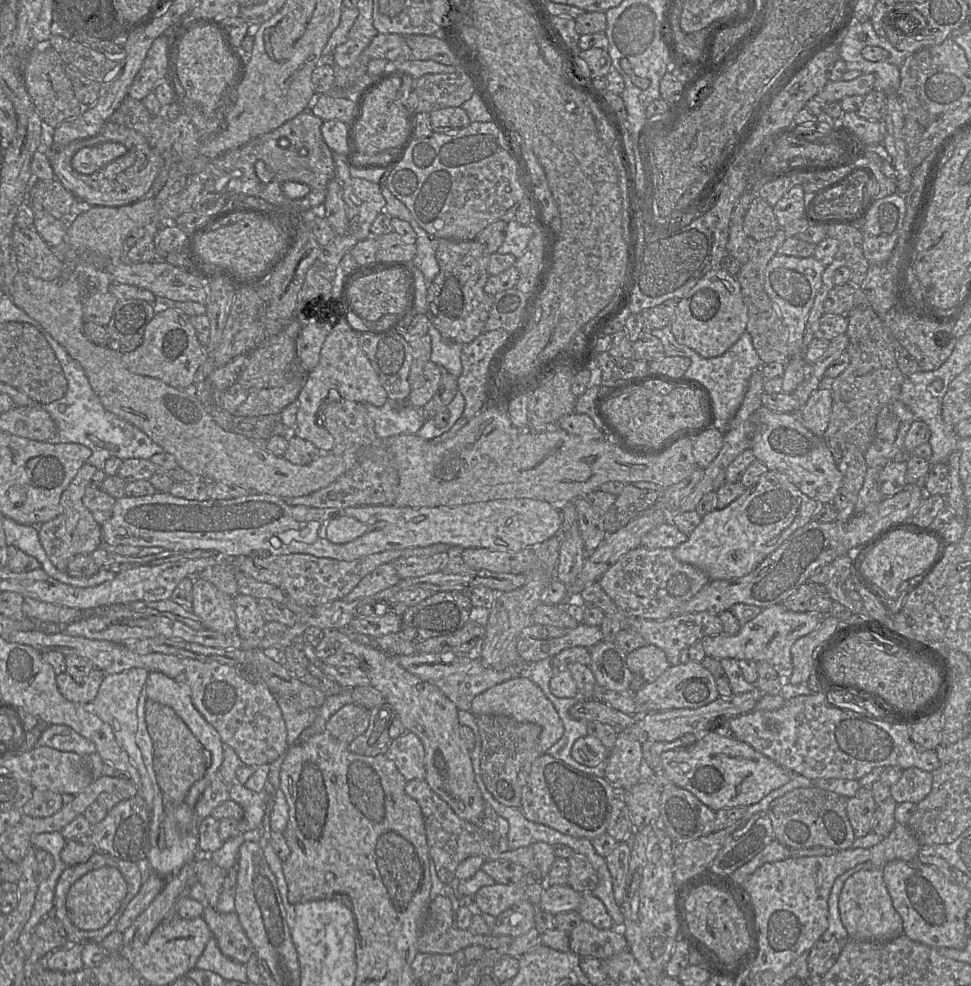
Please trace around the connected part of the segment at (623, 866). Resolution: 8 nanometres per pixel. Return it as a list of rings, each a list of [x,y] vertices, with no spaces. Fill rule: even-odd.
[[[622,841],[619,842],[616,848],[605,858],[612,878],[615,901],[620,907],[622,907],[625,898],[630,853],[630,842]]]

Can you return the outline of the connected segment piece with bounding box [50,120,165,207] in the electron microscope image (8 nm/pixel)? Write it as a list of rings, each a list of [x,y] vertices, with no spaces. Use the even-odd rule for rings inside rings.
[[[110,120],[106,122],[105,125],[101,128],[100,132],[93,137],[74,141],[64,148],[51,149],[50,160],[55,178],[79,201],[86,202],[91,206],[107,207],[125,206],[144,198],[145,194],[149,191],[165,164],[164,158],[150,146],[149,142],[142,134],[124,125],[114,123]],[[106,142],[123,144],[127,148],[127,152],[123,156],[113,160],[112,162],[108,163],[103,168],[92,174],[81,174],[73,169],[72,158],[80,149],[84,147],[100,145]]]

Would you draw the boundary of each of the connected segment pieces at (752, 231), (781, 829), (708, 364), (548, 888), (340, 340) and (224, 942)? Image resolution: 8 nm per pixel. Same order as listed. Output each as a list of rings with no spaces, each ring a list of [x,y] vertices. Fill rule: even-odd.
[[[755,196],[743,219],[746,235],[752,241],[762,241],[773,237],[779,228],[773,207],[760,196]]]
[[[818,787],[798,788],[773,800],[768,814],[775,839],[791,850],[814,847],[842,851],[851,848],[856,838],[846,811],[847,798]]]
[[[669,325],[662,329],[654,329],[650,333],[662,342],[665,356],[681,356],[690,359],[690,366],[683,376],[695,379],[707,388],[714,403],[715,428],[725,432],[730,420],[742,404],[751,375],[763,366],[753,346],[751,335],[745,331],[723,355],[704,358],[691,348],[678,343]]]
[[[546,885],[541,895],[538,909],[552,915],[562,912],[577,911],[582,894],[569,885]]]
[[[333,329],[326,337],[318,364],[306,373],[305,382],[297,398],[299,409],[292,434],[310,441],[321,452],[330,452],[334,446],[332,435],[322,426],[317,425],[317,412],[328,398],[330,391],[339,392],[343,399],[370,403],[381,407],[388,401],[388,396],[380,383],[371,362],[359,344],[359,333],[354,330]]]
[[[206,907],[202,918],[206,921],[222,954],[245,965],[254,954],[254,949],[237,913],[220,913],[216,908]]]

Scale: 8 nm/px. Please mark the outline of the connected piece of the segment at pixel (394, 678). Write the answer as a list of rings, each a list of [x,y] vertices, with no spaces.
[[[340,629],[323,630],[319,645],[309,651],[318,663],[334,654],[355,656],[367,674],[370,685],[377,689],[395,710],[407,731],[416,734],[425,750],[425,781],[460,818],[473,824],[484,808],[485,800],[476,783],[471,750],[463,740],[458,719],[458,708],[436,686],[402,668],[394,658],[374,644],[365,645],[351,640]]]

